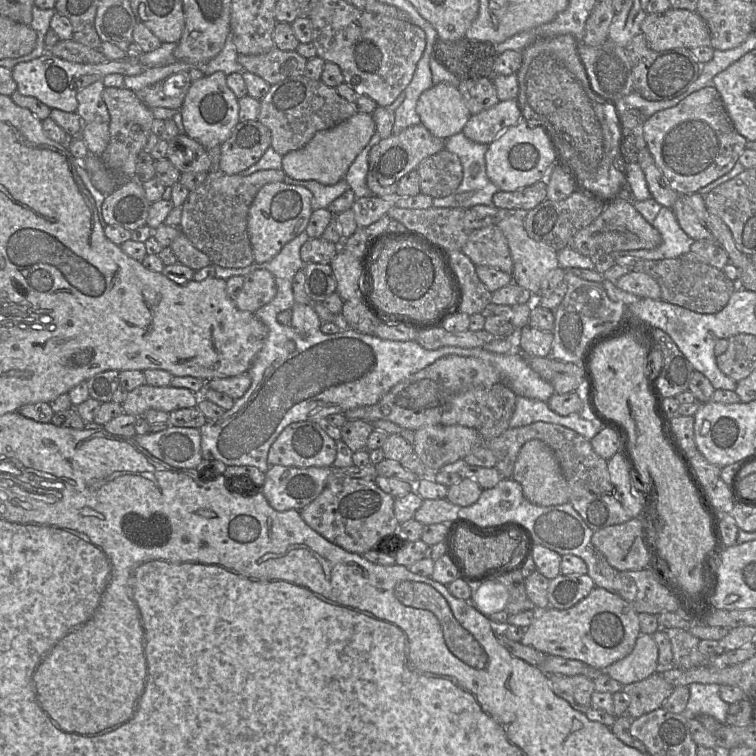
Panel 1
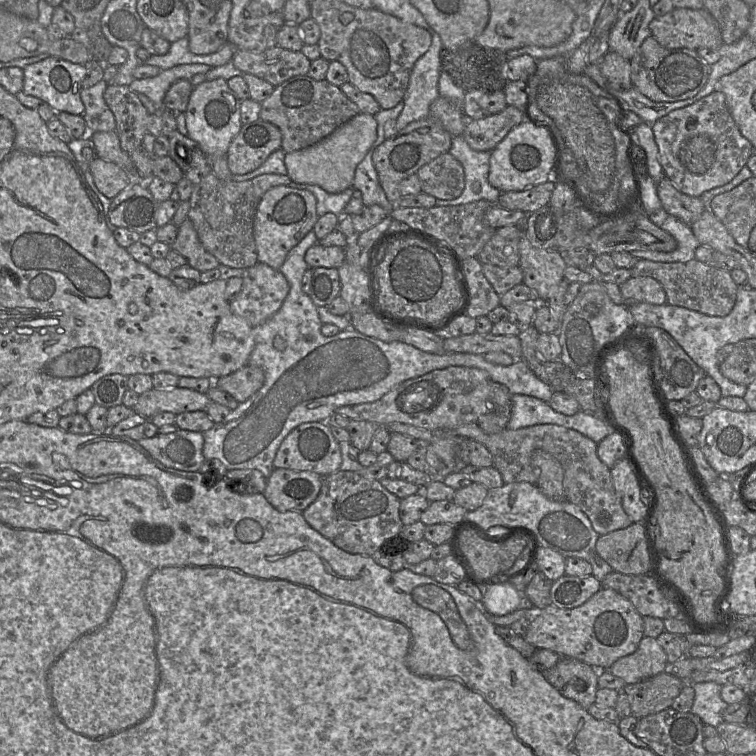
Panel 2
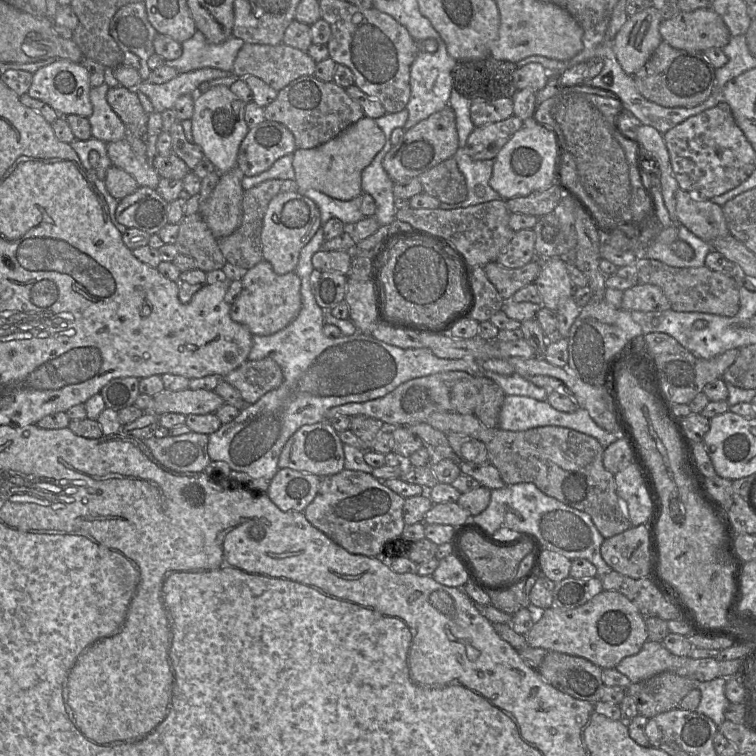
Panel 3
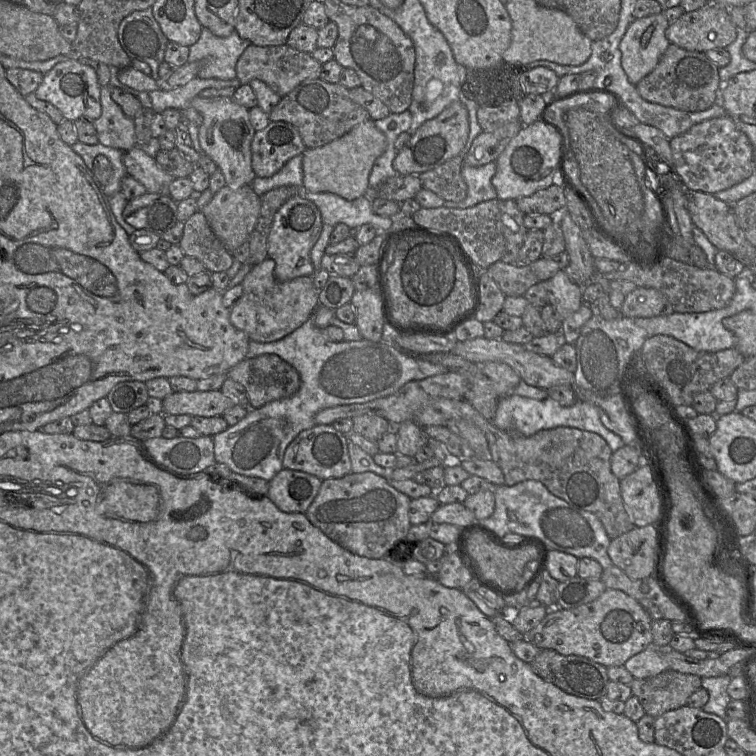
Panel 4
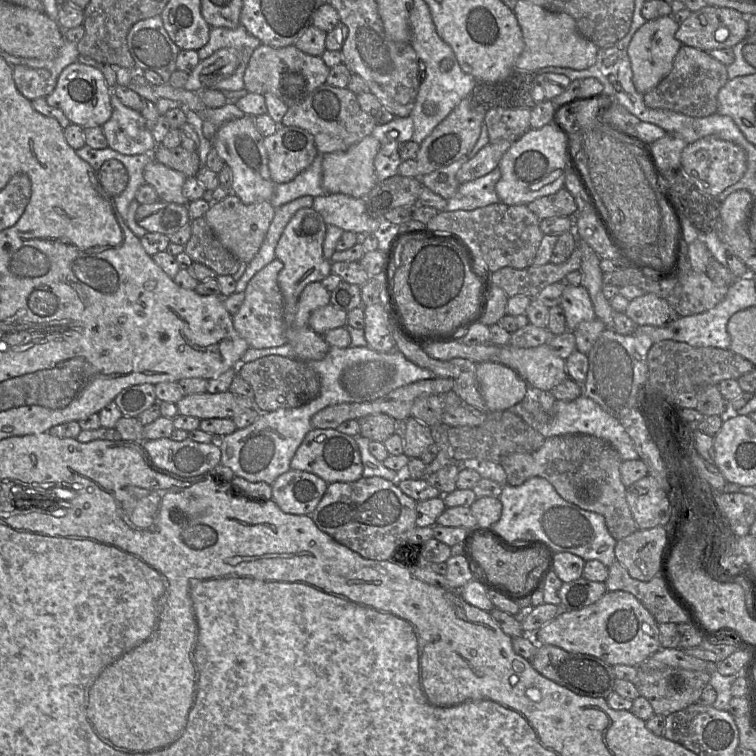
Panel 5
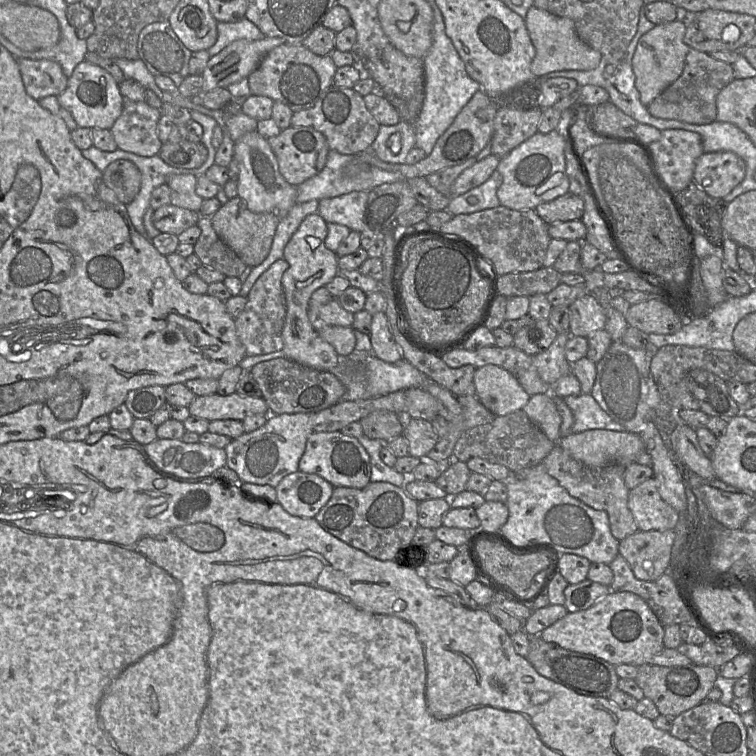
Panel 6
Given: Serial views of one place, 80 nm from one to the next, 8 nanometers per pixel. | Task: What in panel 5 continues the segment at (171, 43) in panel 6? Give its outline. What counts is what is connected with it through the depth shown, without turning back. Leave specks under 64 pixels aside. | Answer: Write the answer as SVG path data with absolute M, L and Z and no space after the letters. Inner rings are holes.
M155 16L138 21L129 30L126 40L136 68L154 71L161 75L164 82L167 83L171 74L177 70L176 60L181 49L168 35L163 26L161 17Z

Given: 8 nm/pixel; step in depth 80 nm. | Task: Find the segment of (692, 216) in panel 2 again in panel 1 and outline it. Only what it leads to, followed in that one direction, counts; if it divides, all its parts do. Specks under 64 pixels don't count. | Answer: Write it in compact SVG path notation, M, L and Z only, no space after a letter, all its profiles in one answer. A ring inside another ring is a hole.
M637 131L627 133L628 135L634 135L635 144L639 151L638 164L644 172L652 197L661 206L672 209L680 194L670 187L668 180L655 164L654 158L646 146L647 144L644 137L637 135Z

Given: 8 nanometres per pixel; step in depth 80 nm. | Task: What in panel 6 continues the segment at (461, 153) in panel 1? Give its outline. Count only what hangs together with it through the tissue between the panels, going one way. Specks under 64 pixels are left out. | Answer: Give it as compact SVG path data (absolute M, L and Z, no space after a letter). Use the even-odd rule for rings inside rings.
M496 169L483 184L462 195L450 197L449 204L443 211L458 215L495 208L501 205L497 198L497 189L501 183L502 176Z

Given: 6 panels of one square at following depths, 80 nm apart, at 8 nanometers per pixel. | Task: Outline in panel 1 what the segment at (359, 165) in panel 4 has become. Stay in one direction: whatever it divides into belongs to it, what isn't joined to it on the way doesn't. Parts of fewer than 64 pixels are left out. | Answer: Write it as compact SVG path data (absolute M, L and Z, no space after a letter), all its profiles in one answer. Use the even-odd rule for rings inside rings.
M357 112L339 125L317 132L301 149L284 155L282 170L286 175L297 180L315 180L323 185L334 185L345 179L350 165L367 146L375 132L372 116Z

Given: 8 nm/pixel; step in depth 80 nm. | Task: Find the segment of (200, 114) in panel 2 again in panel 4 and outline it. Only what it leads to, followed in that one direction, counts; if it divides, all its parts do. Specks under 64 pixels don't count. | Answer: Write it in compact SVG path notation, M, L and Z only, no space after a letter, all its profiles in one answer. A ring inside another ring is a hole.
M197 96L191 100L190 106L202 115L203 121L198 127L202 153L215 161L228 187L239 189L249 186L256 177L251 162L251 142L256 130L251 125L248 109L225 96L212 98Z

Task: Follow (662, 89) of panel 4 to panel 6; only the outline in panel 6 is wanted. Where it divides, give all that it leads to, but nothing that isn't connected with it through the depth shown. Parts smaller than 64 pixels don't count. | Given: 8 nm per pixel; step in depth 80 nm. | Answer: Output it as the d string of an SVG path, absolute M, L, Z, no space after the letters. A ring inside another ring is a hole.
M691 49L680 77L648 106L656 118L678 120L690 124L710 124L717 119L716 100L719 92L735 79L733 65L714 59L710 54Z

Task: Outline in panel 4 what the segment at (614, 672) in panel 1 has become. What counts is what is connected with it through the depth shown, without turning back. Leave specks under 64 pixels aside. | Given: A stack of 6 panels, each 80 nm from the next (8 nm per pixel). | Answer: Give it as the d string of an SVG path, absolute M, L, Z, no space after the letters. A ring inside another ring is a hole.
M653 645L630 657L623 666L635 679L656 676L663 671L671 670L670 663L663 653Z

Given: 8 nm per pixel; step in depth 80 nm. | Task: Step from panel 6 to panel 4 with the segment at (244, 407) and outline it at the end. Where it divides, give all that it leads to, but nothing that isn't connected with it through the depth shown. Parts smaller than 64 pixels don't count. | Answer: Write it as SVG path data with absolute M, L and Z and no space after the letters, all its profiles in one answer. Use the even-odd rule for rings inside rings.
M220 390L175 391L162 399L162 414L212 417L221 416L236 405L235 401Z

